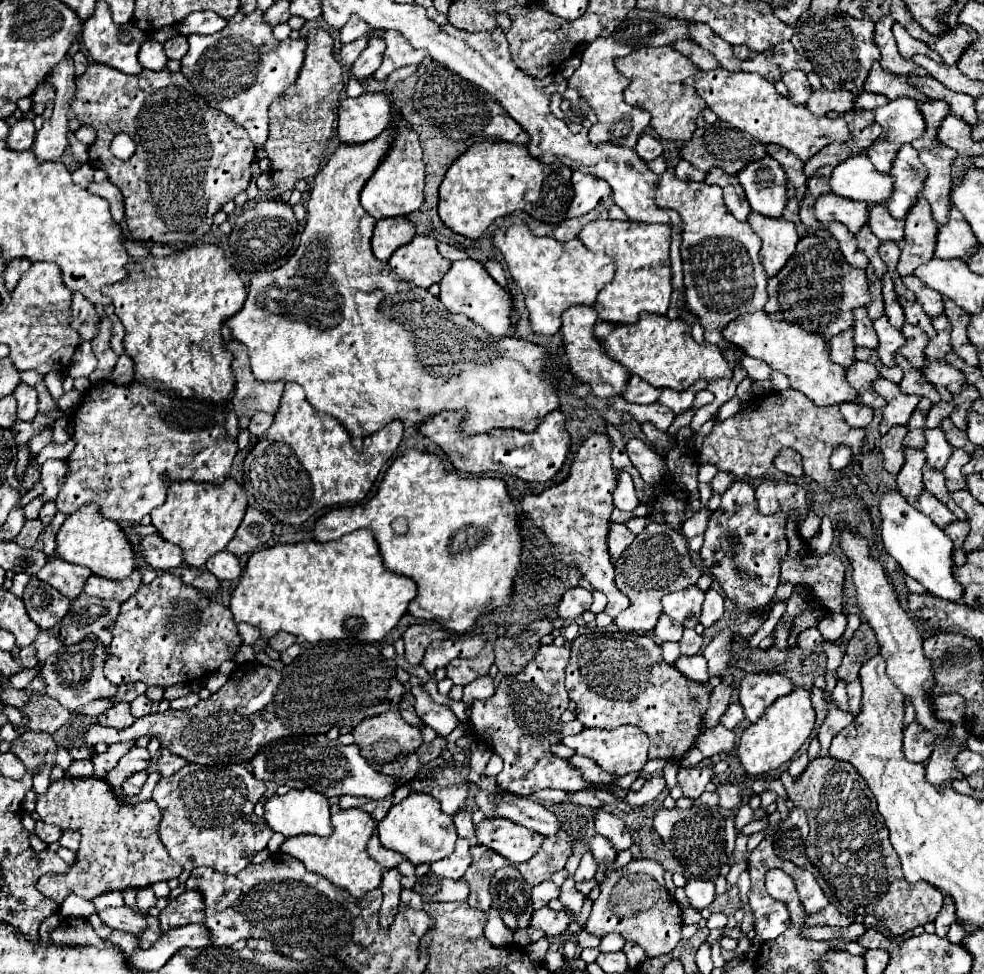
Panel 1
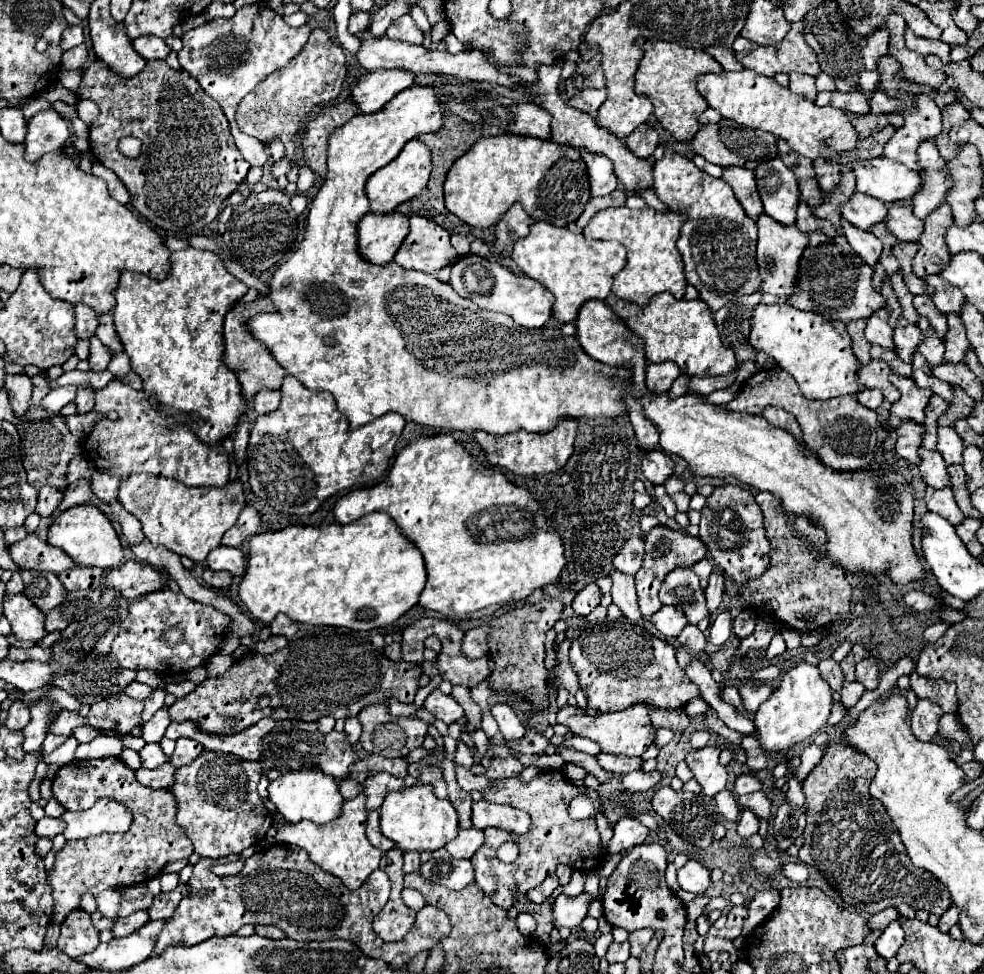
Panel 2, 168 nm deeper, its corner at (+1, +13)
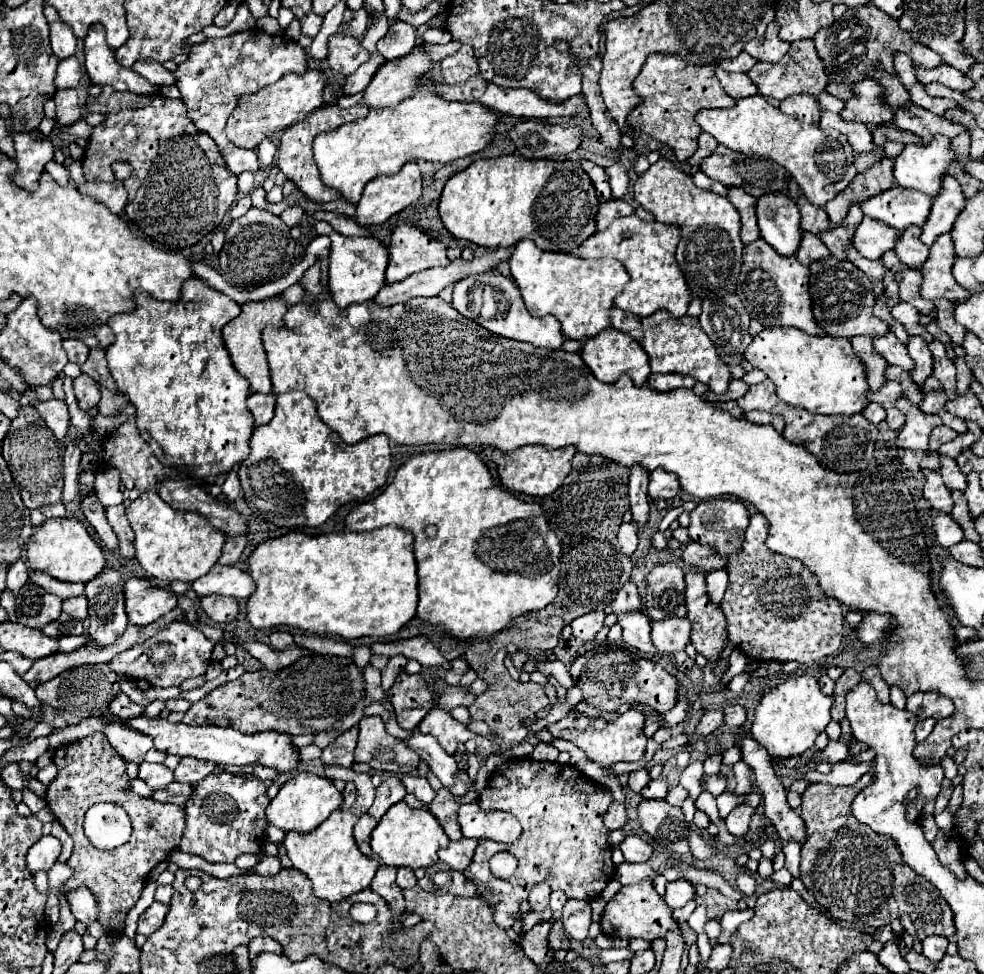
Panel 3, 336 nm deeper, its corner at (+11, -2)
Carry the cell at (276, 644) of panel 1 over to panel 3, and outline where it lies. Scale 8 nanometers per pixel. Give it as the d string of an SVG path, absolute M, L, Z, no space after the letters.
M275 630L269 636L269 644L271 644L273 650L285 650L293 644L293 634L285 632L285 630Z

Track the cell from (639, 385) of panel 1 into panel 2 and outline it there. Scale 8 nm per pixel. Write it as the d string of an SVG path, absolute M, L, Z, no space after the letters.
M671 361L649 363L647 365L647 381L645 381L645 384L649 389L653 389L655 393L665 393L665 391L671 389L673 381L679 375L681 375L681 369Z

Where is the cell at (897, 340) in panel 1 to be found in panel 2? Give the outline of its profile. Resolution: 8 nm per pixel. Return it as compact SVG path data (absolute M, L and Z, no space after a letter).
M901 319L899 325L895 327L895 337L893 339L895 339L895 345L897 345L897 355L905 363L911 363L919 341L923 341L923 333L917 329L917 325L909 323L907 319Z

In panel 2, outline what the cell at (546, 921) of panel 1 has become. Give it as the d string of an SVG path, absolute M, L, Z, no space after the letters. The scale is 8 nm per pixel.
M581 893L579 897L567 897L567 895L559 895L555 899L555 907L553 907L553 915L555 915L555 927L579 927L581 921L587 917L589 905L595 897L589 893Z

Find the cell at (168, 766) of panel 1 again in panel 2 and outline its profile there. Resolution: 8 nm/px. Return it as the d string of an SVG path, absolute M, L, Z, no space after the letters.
M179 739L177 741L177 747L175 747L175 753L171 755L169 763L175 765L175 767L183 767L183 765L189 765L191 761L195 761L195 757L199 757L199 753L203 751L203 747L191 739Z

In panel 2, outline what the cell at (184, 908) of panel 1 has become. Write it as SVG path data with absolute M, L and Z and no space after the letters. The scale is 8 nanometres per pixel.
M181 883L175 891L169 891L169 893L163 893L161 891L159 895L155 895L151 907L147 909L149 917L151 919L169 919L175 913L179 901L183 897L187 897L187 895L189 895L189 887L185 883Z

